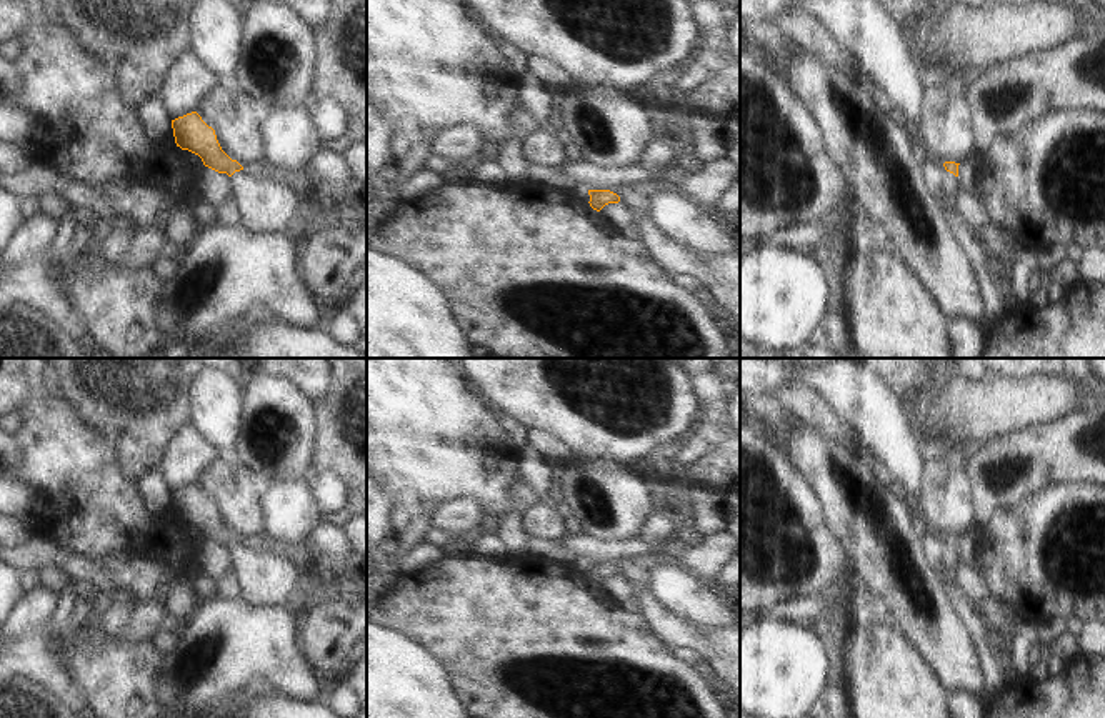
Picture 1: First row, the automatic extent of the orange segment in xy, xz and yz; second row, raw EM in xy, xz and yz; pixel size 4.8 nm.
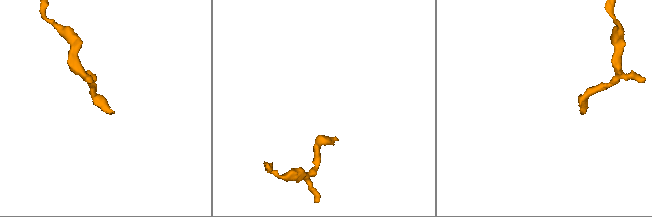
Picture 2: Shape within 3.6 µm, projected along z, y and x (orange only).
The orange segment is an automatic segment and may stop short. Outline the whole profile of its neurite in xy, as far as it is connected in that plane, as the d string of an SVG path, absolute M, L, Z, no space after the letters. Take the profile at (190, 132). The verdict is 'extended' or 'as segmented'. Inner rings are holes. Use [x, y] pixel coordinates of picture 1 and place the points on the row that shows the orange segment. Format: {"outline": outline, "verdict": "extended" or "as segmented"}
{"outline": "M197 112L172 120L177 147L198 155L205 167L227 173L232 178L232 195L238 208L238 217L252 232L293 230L290 218L295 215L298 195L288 187L283 177L253 178L243 172L243 167L232 160L220 147L215 130L208 127Z", "verdict": "extended"}

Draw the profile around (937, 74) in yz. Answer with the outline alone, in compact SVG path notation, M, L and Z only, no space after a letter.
M933 58L925 68L925 82L933 87L953 87L955 83L958 83L967 92L978 82L983 72L985 70L982 70L980 67L963 65L957 68Z

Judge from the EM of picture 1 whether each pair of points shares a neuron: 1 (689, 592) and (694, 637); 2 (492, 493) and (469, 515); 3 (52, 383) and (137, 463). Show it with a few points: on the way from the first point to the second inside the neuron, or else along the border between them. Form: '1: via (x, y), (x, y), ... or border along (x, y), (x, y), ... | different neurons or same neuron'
1: border along (659, 603), (679, 618), (722, 627) | different neurons
2: border along (440, 503), (472, 495), (480, 505), (485, 523) | different neurons
3: border along (55, 375), (62, 393) | different neurons

